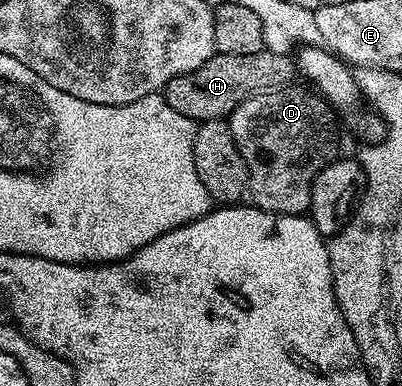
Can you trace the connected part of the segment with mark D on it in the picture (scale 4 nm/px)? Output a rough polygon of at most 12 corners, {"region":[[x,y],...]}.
{"region":[[310,86],[275,87],[229,122],[249,199],[307,215],[336,158],[335,117]]}

